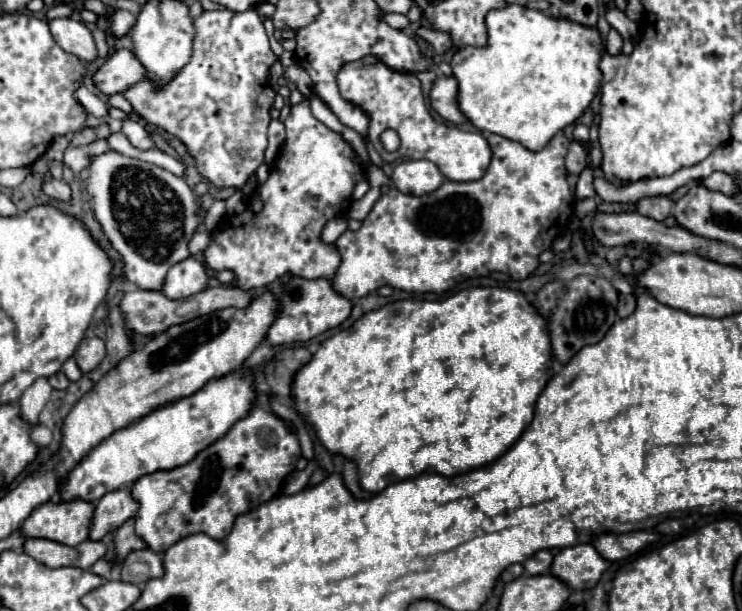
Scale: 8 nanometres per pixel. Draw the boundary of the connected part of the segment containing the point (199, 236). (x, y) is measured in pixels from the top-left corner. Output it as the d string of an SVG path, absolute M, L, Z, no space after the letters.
M198 231L196 232L191 240L189 241L189 250L192 255L196 255L199 252L203 252L211 243L211 232Z

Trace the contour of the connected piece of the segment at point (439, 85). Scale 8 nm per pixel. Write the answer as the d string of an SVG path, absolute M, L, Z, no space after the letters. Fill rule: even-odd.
M437 77L433 81L433 87L429 91L429 101L435 113L439 113L443 119L461 125L465 117L461 115L457 107L457 81L453 77Z

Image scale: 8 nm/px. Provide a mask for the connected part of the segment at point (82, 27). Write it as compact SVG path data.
M53 19L49 21L49 27L53 39L59 43L63 51L69 51L71 55L77 55L83 61L97 59L93 35L85 23L73 19Z

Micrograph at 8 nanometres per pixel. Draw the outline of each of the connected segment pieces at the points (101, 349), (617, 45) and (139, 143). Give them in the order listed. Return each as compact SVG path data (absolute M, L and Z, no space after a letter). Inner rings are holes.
M85 337L75 351L75 361L83 373L89 373L99 367L105 357L105 343L99 337Z
M615 29L609 31L609 35L607 35L607 43L605 43L605 49L607 49L609 55L619 55L619 53L621 53L621 49L623 49L623 39L621 39L621 35L619 35Z
M123 121L123 127L121 127L121 133L131 141L133 147L137 149L153 149L153 141L149 137L149 133L145 131L143 125L139 123L133 123L133 121Z

